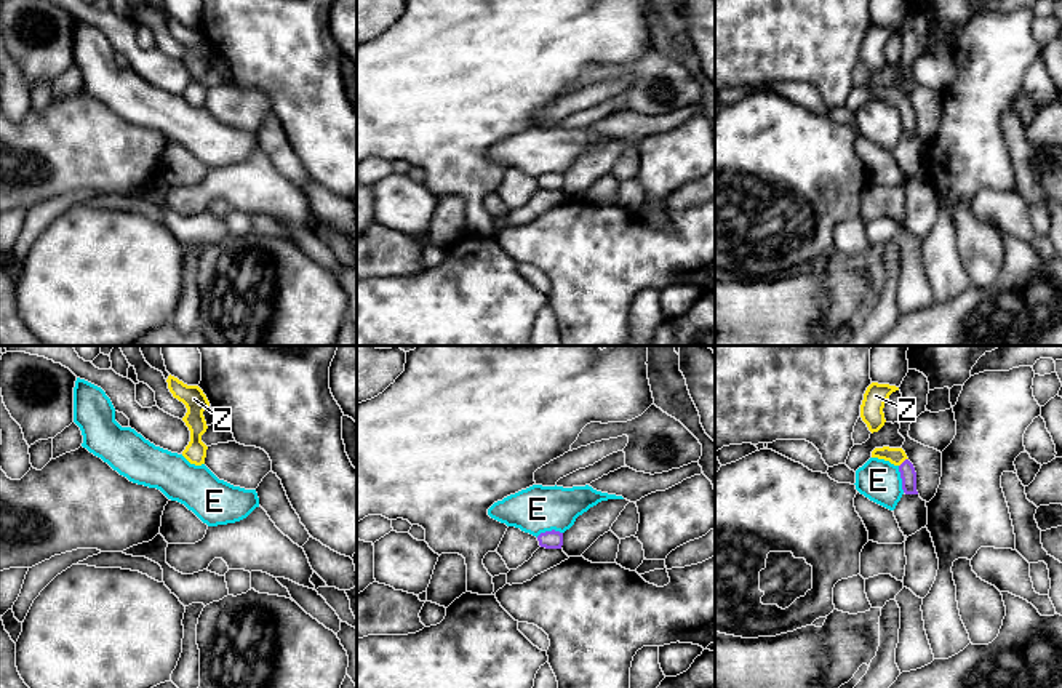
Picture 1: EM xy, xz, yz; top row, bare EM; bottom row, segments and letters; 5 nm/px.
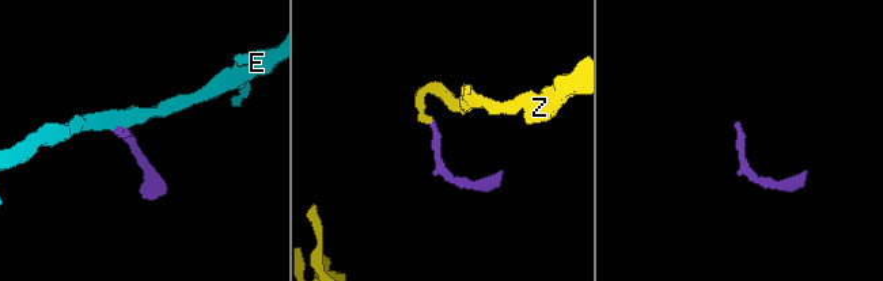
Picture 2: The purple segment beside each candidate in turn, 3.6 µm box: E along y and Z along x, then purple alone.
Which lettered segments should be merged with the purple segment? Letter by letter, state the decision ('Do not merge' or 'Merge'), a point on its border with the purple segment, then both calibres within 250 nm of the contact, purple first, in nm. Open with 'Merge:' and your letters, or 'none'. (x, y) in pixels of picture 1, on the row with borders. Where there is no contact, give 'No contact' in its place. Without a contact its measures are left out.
Merge: Z
E: Do not merge. Touches purple at yz (901, 477). Thickness 80 nm (purple) against 200 nm
Z: Merge. Touches purple at yz (902, 463). Thickness 80 nm (purple) against 90 nm

